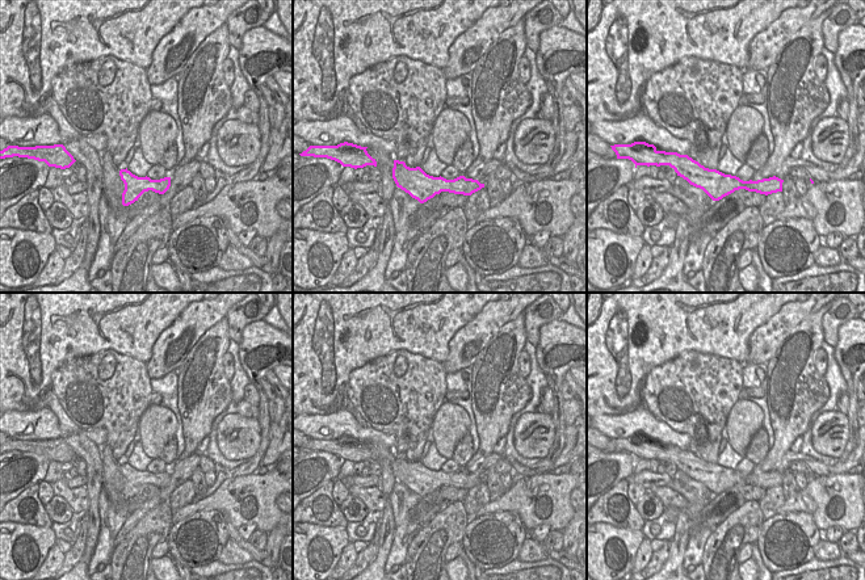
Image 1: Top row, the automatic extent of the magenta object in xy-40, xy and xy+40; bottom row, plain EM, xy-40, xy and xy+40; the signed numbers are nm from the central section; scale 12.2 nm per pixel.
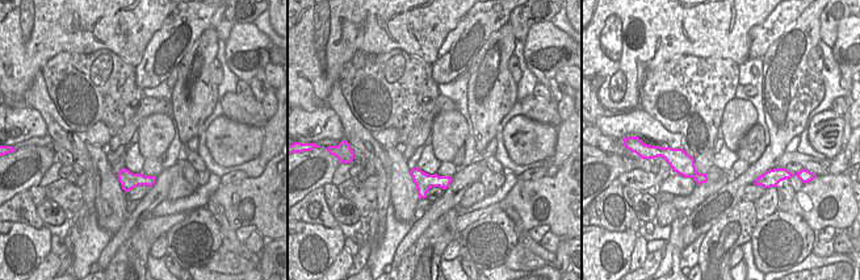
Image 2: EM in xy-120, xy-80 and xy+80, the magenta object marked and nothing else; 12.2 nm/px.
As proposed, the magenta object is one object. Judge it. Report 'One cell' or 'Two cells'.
One cell.

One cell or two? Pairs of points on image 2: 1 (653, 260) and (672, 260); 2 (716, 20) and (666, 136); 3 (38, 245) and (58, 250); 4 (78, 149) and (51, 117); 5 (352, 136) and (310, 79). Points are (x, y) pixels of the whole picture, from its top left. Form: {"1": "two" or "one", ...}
{"1": "two", "2": "two", "3": "two", "4": "one", "5": "two"}

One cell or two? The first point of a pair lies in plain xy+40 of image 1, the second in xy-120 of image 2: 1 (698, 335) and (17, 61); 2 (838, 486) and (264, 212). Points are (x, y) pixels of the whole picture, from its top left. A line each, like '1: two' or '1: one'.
1: one
2: one

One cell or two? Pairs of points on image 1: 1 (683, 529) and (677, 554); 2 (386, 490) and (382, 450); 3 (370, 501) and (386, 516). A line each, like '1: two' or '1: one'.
1: one
2: one
3: two

